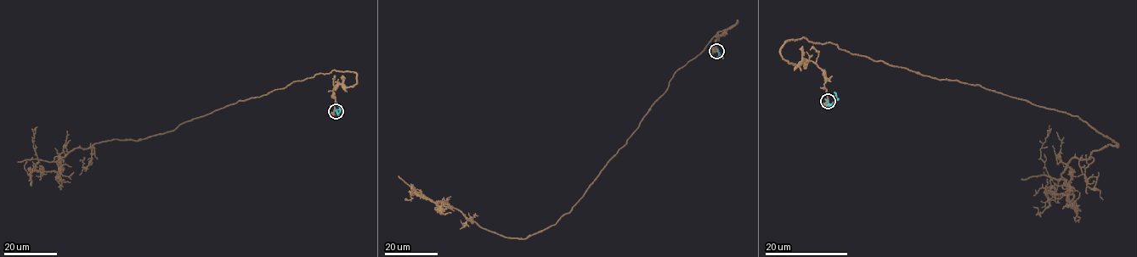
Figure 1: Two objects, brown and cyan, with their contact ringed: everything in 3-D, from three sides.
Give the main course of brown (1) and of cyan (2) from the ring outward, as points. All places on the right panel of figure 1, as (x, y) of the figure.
1: (828, 101), (824, 72), (789, 64), (786, 41), (1066, 112), (1117, 144), (1047, 175), (1056, 202), (1058, 178)
2: (828, 101), (829, 103), (838, 99)

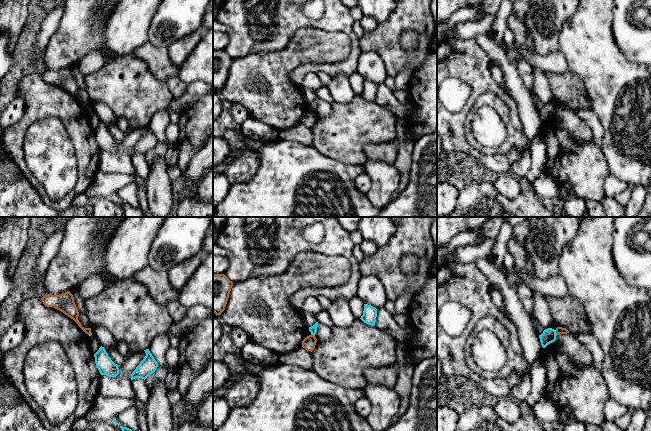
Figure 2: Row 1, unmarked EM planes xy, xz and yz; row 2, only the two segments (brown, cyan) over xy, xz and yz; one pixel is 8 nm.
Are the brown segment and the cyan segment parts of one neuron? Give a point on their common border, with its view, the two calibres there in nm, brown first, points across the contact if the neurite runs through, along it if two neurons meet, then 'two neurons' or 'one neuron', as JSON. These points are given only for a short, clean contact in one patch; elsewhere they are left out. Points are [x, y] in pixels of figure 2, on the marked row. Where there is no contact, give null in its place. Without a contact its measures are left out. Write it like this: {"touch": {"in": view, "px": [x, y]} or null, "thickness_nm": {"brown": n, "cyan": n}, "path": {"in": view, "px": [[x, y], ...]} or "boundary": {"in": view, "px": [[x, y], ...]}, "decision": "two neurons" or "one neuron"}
{"touch": {"in": "yz", "px": [556, 332]}, "thickness_nm": {"brown": 60, "cyan": 120}, "boundary": {"in": "yz", "px": [[555, 330], [557, 334]]}, "decision": "two neurons"}

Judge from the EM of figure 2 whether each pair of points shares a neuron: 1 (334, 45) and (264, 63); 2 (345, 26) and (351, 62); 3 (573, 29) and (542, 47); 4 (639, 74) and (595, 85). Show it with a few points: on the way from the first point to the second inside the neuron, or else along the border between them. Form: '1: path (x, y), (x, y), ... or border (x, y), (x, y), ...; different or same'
1: path (317, 54), (291, 57), (281, 63); same
2: path (351, 35), (354, 40), (354, 53); same
3: border (571, 17), (563, 25), (559, 34), (558, 50); different
4: path (628, 81), (622, 85), (606, 85); same

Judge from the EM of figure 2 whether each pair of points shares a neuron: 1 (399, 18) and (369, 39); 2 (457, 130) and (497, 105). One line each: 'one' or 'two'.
1: one
2: two

